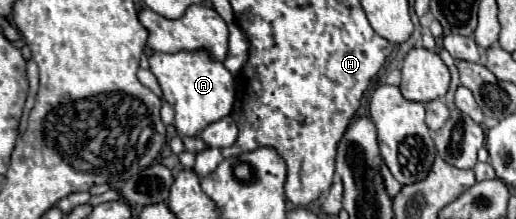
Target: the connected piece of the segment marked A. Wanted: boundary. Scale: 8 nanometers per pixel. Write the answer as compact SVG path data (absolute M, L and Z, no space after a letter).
M207 49L177 53L155 51L149 57L149 67L163 89L163 97L175 109L175 129L179 135L199 135L209 123L231 113L235 101L235 79Z

